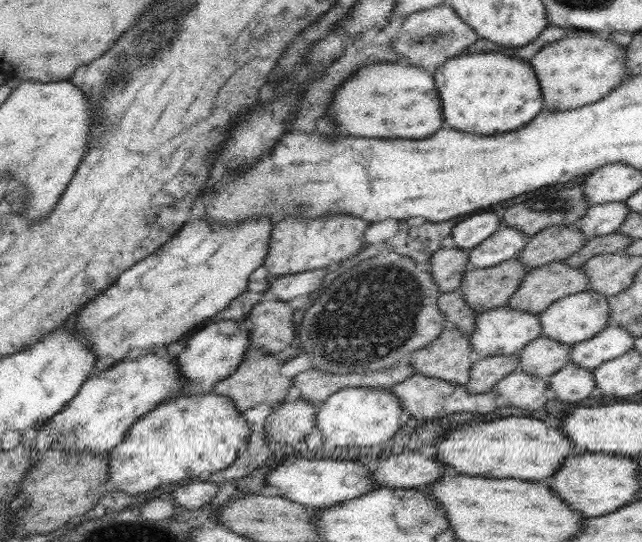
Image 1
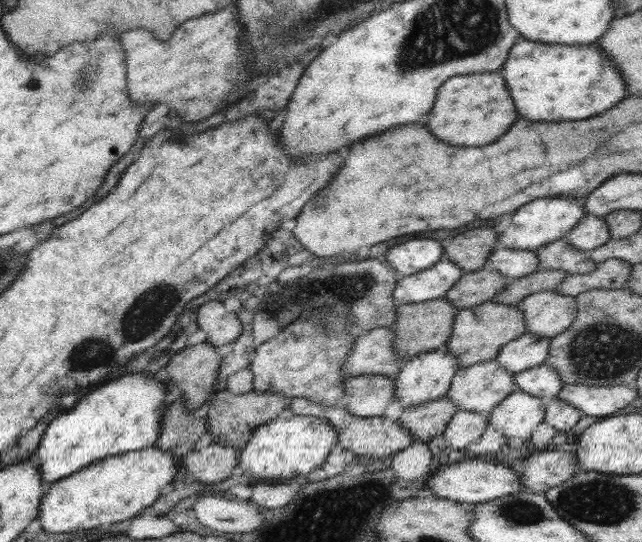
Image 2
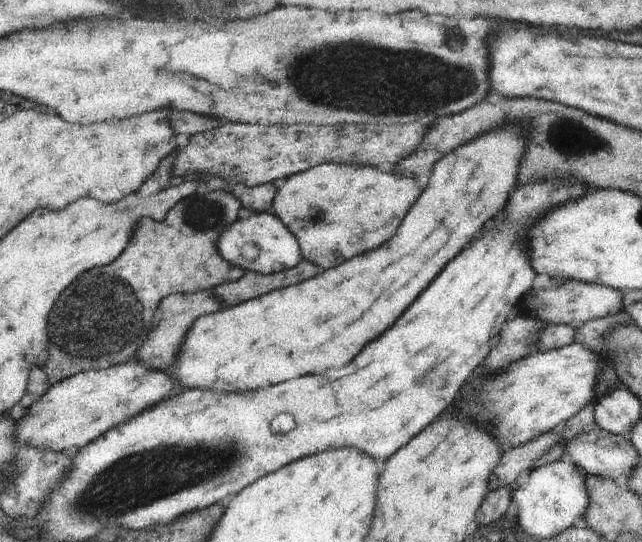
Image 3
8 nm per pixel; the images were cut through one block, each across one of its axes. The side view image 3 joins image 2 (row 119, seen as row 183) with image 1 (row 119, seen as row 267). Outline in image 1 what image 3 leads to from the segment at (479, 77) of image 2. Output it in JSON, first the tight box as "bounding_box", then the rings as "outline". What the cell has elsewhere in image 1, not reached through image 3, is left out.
{"bounding_box":[326,62,444,140],"outline":[[[372,62],[346,78],[346,82],[332,94],[333,102],[326,114],[332,117],[334,126],[352,137],[418,140],[431,137],[444,126],[444,116],[434,78],[426,72],[424,68],[402,62]]]}

